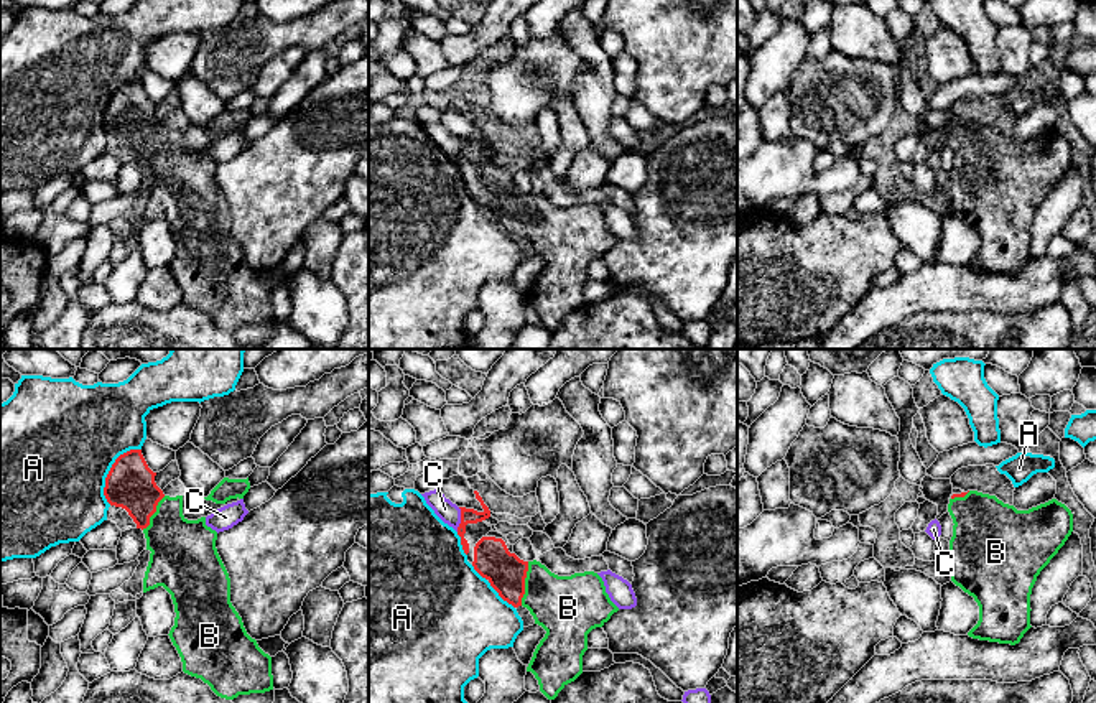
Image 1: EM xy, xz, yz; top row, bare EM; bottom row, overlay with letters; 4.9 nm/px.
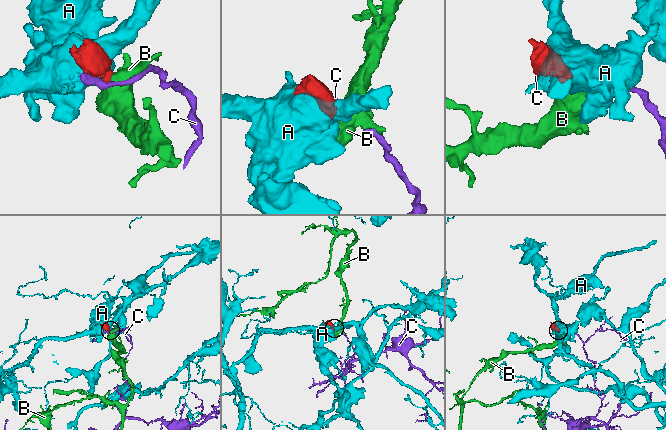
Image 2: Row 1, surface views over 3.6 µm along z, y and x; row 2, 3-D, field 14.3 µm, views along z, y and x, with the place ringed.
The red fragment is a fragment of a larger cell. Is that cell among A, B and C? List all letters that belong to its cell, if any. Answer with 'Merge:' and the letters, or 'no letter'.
Merge: B

